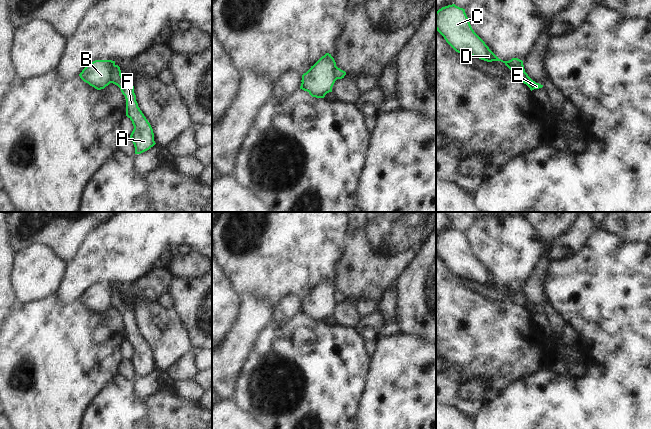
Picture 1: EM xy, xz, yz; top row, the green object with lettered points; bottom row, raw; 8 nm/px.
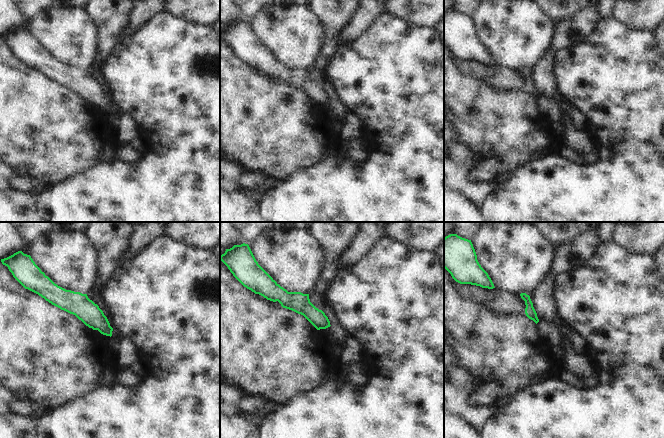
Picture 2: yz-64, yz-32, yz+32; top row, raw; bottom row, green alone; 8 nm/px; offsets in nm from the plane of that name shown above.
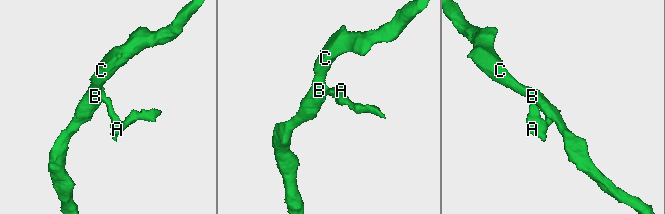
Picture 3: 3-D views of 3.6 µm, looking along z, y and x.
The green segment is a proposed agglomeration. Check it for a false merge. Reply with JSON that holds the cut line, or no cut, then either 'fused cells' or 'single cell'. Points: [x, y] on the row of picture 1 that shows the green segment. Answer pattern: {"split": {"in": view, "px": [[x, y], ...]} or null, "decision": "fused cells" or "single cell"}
{"split": {"in": "xy", "px": [[114, 64], [111, 70], [111, 82]]}, "decision": "fused cells"}

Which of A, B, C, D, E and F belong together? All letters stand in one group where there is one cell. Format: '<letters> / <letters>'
A F / B C D E

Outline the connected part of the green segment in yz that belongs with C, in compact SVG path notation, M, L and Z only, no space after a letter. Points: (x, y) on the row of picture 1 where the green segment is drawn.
M455 4L442 7L436 12L436 30L460 54L471 55L487 62L501 61L514 76L520 69L524 69L523 61L518 58L512 58L509 61L499 59L474 32L465 9Z

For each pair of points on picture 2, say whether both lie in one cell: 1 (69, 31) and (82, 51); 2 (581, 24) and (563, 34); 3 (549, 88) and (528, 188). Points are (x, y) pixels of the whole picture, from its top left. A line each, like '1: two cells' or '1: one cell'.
1: one cell
2: one cell
3: two cells

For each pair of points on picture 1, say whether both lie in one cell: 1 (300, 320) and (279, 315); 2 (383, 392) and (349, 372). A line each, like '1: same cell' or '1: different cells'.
1: different cells
2: different cells

